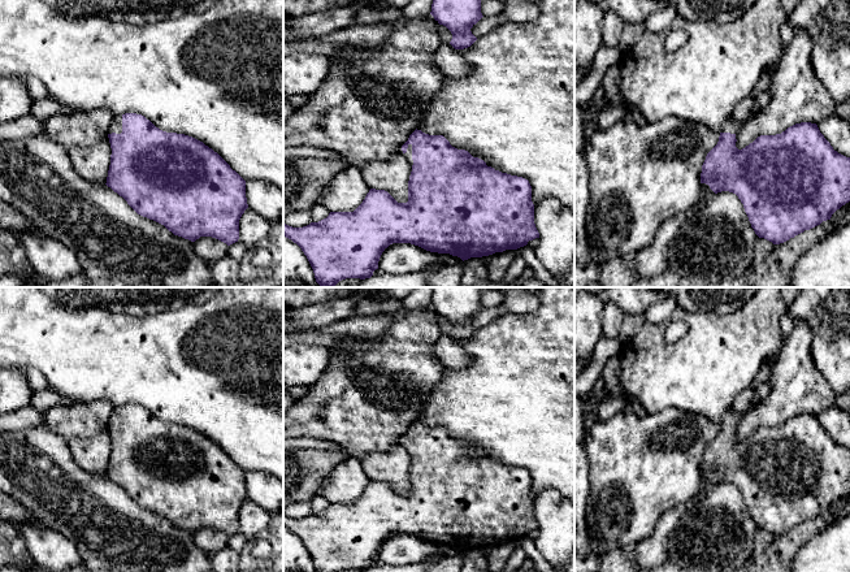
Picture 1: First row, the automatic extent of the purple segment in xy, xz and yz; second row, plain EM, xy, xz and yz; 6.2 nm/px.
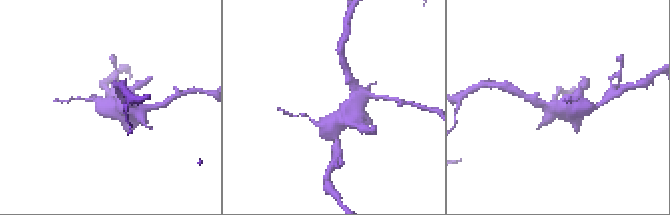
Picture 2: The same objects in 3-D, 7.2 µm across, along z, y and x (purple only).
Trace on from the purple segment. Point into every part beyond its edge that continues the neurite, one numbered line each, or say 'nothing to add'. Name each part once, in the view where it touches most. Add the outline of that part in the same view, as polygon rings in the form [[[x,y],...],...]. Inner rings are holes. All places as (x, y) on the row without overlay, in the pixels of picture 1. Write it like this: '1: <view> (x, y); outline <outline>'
1: xz (408, 446); outline [[[408,436],[408,439],[407,439],[406,445],[402,442],[402,438],[400,438],[399,445],[402,445],[408,451],[411,458],[413,456],[413,451],[412,451],[412,436]]]

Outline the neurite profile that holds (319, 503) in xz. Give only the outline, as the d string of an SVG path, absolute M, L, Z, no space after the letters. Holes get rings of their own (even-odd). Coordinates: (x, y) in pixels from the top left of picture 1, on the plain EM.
M320 494L311 499L312 514L318 514L329 507L330 502Z

